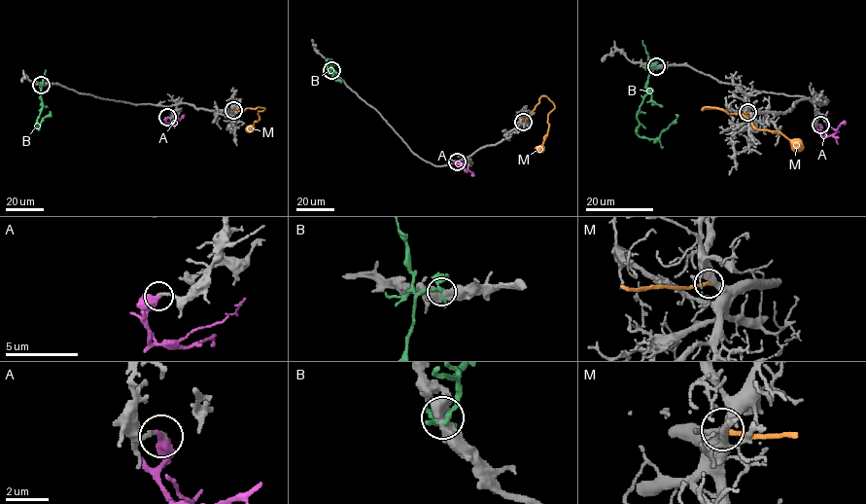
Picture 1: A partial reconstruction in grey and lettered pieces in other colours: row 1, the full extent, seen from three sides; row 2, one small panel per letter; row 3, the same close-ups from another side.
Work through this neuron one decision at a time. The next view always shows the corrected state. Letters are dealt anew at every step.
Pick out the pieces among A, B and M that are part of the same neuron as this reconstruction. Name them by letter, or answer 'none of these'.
M

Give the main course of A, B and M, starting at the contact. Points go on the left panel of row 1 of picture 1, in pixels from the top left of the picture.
A: (167, 117), (166, 123), (172, 124), (184, 115)
B: (41, 85), (43, 107), (36, 125), (39, 126), (50, 112)
M: (233, 110), (263, 108), (258, 112), (259, 120), (248, 130)

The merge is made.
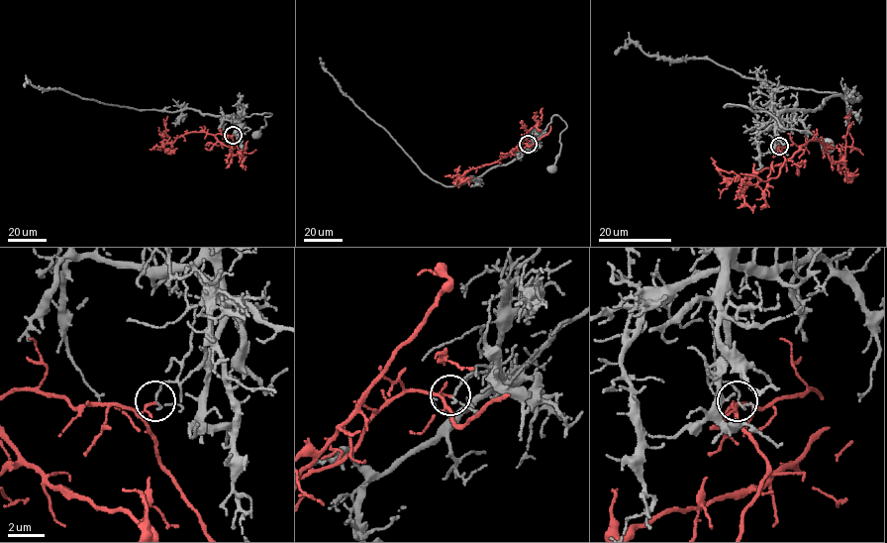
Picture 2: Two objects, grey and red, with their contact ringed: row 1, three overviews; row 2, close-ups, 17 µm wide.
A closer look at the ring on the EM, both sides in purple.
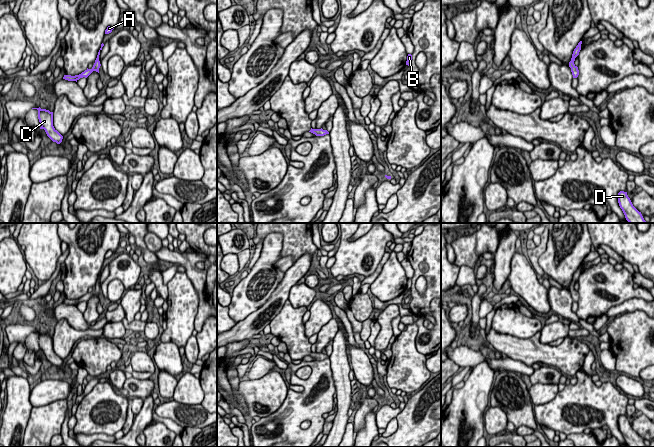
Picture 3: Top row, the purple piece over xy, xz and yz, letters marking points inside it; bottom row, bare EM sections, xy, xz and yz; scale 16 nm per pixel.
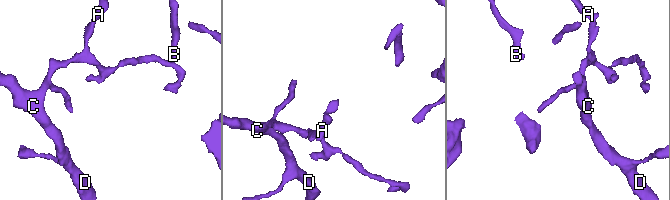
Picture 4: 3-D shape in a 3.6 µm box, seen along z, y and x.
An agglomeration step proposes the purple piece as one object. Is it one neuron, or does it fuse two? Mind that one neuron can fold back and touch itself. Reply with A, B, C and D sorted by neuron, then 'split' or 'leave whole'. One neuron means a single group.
A B / C D; split

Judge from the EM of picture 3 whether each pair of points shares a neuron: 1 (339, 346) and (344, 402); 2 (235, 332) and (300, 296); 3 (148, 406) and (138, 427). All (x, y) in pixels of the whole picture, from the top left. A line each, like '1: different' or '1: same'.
1: same
2: different
3: same

